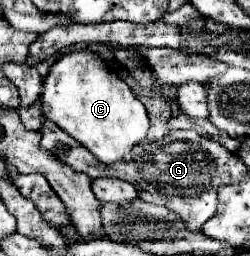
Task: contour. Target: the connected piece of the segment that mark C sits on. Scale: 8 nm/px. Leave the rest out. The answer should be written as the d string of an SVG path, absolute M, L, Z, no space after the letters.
M76 50L70 54L60 56L54 64L48 66L44 74L44 92L42 92L42 112L44 116L58 124L64 132L68 132L74 140L78 140L82 146L86 146L102 164L114 164L118 160L124 160L130 152L148 132L150 120L146 114L144 104L134 96L132 88L108 66L108 62L88 50Z

